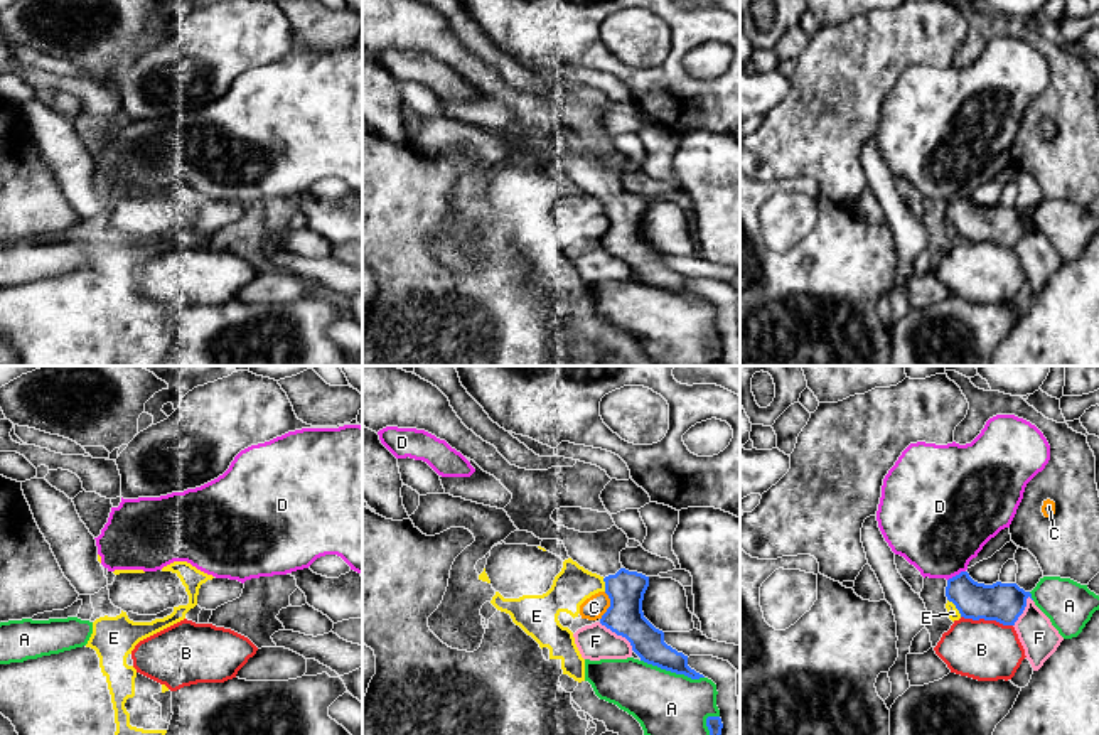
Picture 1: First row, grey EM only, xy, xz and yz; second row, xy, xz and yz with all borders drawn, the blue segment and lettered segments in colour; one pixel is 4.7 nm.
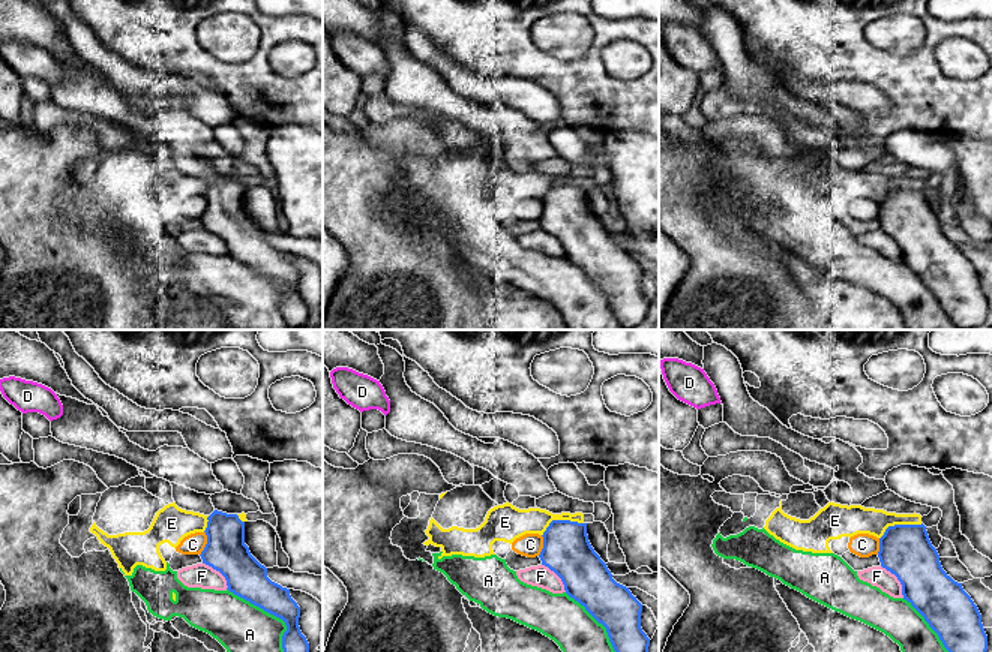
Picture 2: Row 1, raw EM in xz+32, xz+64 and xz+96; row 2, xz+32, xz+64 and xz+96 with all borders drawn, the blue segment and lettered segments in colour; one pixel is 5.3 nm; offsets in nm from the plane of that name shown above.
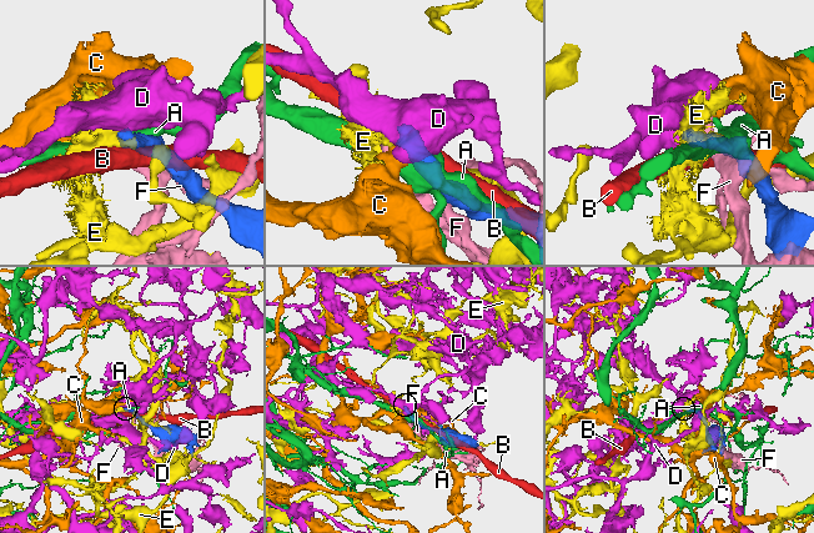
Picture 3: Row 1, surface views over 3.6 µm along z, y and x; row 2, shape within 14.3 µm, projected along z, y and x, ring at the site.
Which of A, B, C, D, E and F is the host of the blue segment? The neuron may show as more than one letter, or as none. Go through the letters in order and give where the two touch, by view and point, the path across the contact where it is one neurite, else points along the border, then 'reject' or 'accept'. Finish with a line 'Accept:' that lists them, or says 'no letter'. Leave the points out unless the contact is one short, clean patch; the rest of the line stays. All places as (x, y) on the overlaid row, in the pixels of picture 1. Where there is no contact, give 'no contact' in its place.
A: contact xz (673, 671); reject
B: contact yz (986, 619); reject
C: contact xz (611, 606); border xz (605, 592), (609, 607), (600, 619); reject
D: contact yz (956, 575); border yz (964, 570), (948, 580); reject
E: contact yz (956, 607); reject
F: contact xz (617, 634); reject
Accept: no letter

